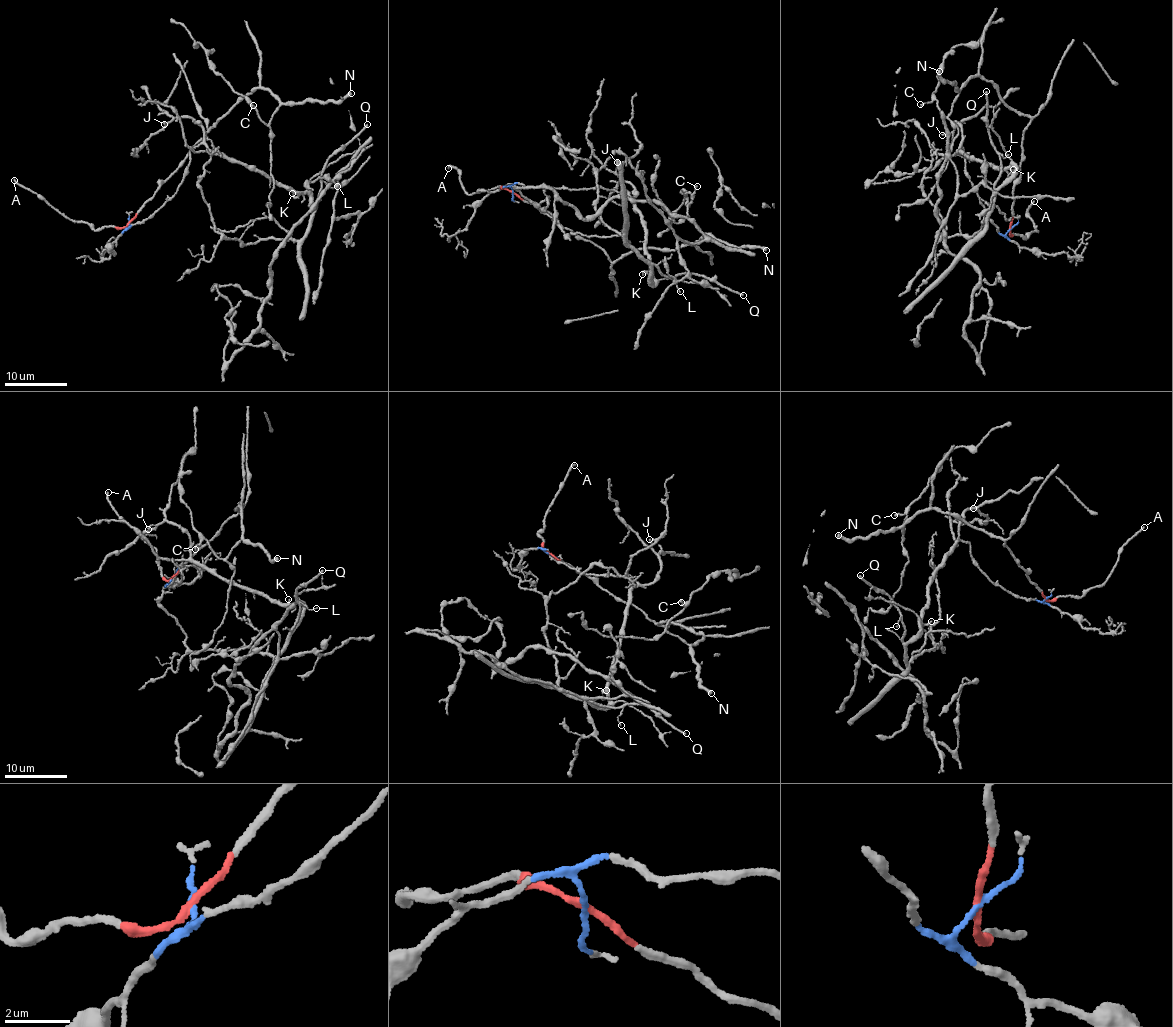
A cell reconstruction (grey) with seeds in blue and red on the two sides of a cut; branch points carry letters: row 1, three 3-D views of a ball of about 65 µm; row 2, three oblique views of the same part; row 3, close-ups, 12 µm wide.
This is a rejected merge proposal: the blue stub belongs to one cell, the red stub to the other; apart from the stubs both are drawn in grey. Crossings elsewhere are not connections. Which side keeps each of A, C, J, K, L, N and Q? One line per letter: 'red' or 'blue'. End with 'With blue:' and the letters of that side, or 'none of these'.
A: red
C: red
J: blue
K: blue
L: blue
N: red
Q: blue
With blue: J, K, L, Q

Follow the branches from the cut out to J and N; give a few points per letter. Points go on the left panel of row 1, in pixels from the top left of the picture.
J: (128, 224), (151, 217), (169, 200), (189, 152), (203, 141), (203, 130), (190, 118), (164, 123)
N: (128, 224), (162, 181), (185, 159), (188, 150), (255, 89), (270, 89), (284, 103), (342, 100), (351, 92)

